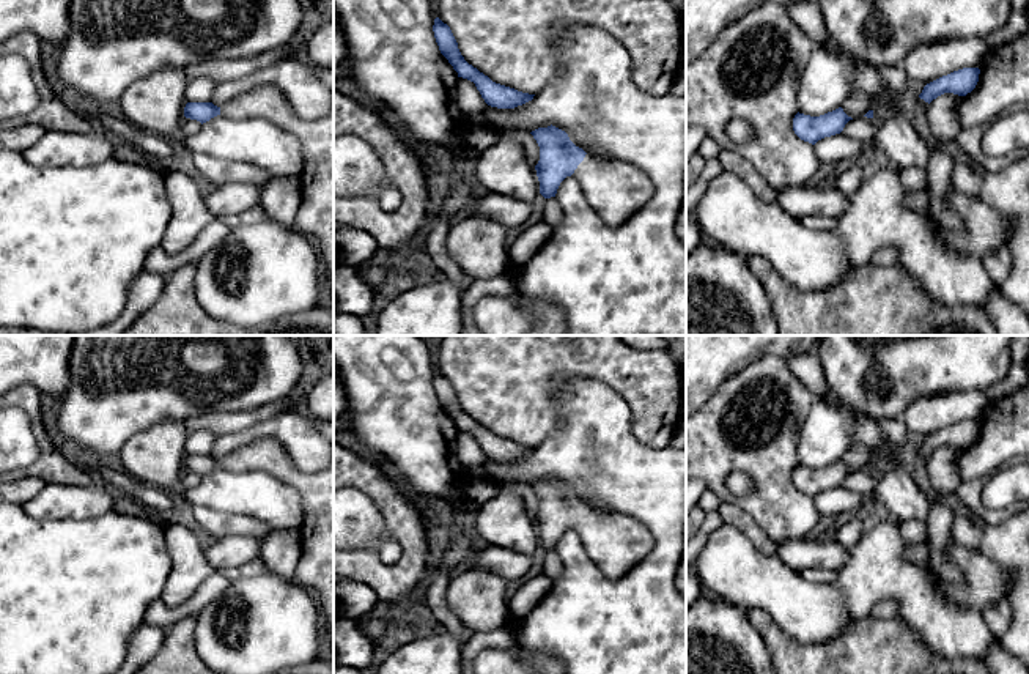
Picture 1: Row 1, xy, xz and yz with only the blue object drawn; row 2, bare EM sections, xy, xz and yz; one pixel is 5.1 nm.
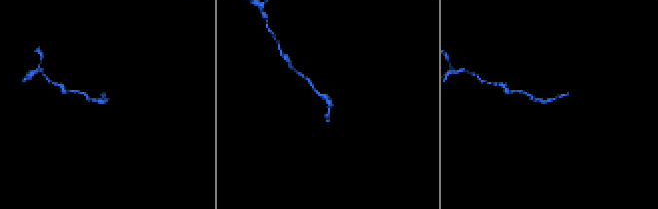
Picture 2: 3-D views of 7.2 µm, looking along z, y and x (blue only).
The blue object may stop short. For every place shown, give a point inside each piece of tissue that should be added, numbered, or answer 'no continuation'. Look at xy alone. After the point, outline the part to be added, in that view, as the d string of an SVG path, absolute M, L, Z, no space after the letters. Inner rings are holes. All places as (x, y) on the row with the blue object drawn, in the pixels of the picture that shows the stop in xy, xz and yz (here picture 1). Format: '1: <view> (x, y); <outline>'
1: xy (315, 216); M266 85L225 102L220 115L228 120L263 118L299 139L305 167L297 176L301 205L293 228L313 241L334 294L334 112L304 120L280 90Z

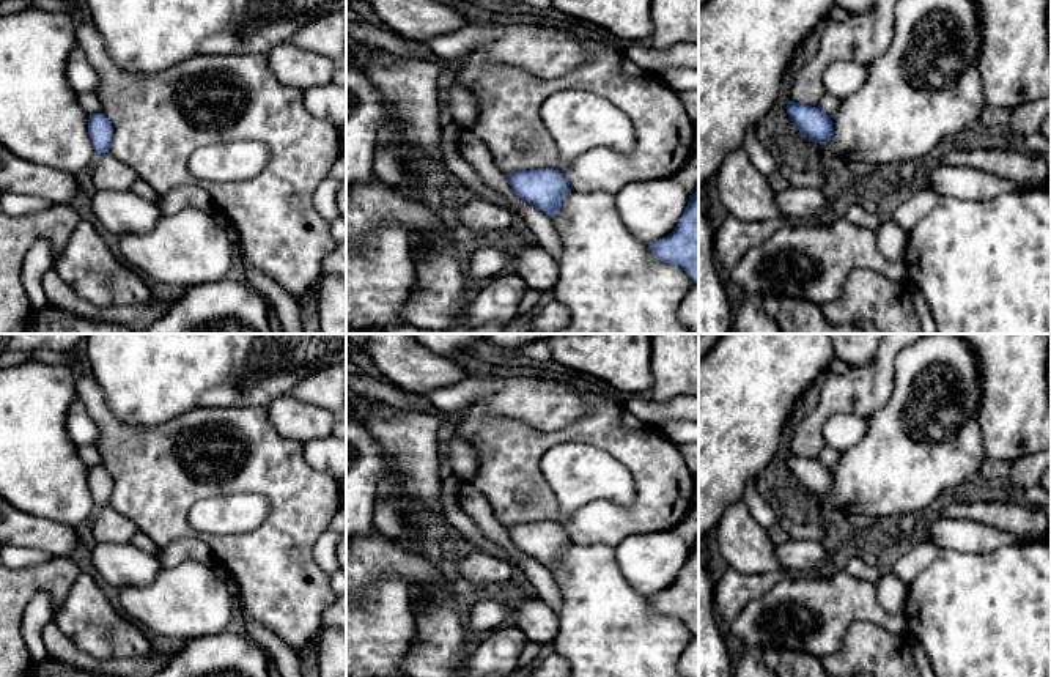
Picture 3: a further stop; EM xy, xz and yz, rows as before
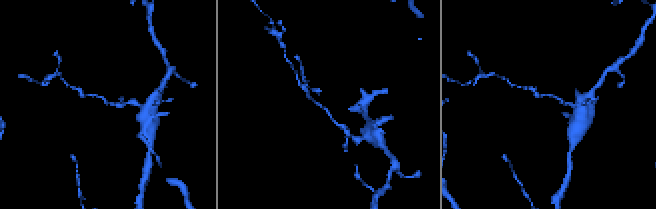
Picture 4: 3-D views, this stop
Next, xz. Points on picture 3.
no continuation

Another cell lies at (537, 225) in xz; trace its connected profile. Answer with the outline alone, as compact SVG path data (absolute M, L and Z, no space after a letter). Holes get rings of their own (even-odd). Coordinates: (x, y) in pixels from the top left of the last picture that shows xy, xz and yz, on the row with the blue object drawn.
M472 129L461 131L456 140L461 157L467 161L494 191L518 206L526 235L549 252L559 263L562 244L551 219L514 194L505 173L496 167L488 145L480 140Z

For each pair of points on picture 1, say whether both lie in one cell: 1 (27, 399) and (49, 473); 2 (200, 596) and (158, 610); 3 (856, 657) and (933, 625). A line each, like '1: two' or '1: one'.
1: one
2: one
3: two

